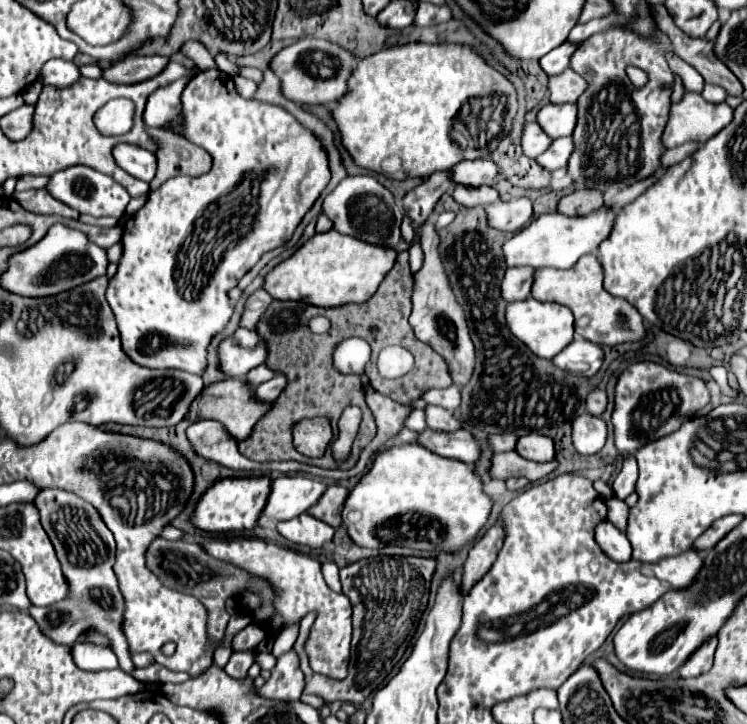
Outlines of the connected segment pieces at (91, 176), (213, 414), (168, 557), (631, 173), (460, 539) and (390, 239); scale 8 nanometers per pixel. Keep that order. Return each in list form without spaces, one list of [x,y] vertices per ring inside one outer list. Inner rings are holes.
[[[72,166],[66,170],[60,170],[56,174],[50,176],[50,182],[46,186],[50,190],[50,194],[64,202],[66,206],[78,210],[80,214],[90,214],[90,216],[114,216],[114,218],[122,218],[126,204],[130,202],[128,192],[114,182],[112,178],[88,168],[88,166]]]
[[[228,378],[228,380],[218,380],[212,382],[210,386],[206,386],[198,398],[192,402],[186,420],[190,422],[198,422],[198,420],[218,420],[220,424],[224,424],[224,428],[228,430],[228,434],[232,434],[232,438],[236,438],[238,442],[248,438],[254,424],[268,412],[270,404],[260,404],[254,402],[252,398],[252,390],[250,386],[244,382],[244,400],[242,400],[242,380],[238,378]]]
[[[166,526],[162,530],[162,538],[156,538],[146,552],[146,566],[158,576],[158,580],[166,586],[166,588],[176,588],[180,592],[190,592],[194,598],[198,598],[206,610],[208,610],[208,642],[216,644],[224,638],[224,630],[228,626],[228,612],[226,612],[226,600],[234,594],[234,590],[244,590],[250,588],[250,592],[260,594],[262,598],[266,598],[266,606],[262,606],[260,610],[252,614],[253,621],[263,624],[274,614],[274,606],[272,606],[272,588],[262,580],[256,578],[244,570],[234,570],[234,566],[226,566],[226,562],[218,562],[216,558],[210,558],[210,554],[206,554],[198,544],[188,544],[184,540],[178,540],[184,532],[174,528],[174,526]],[[168,540],[176,540],[176,542],[168,542]]]
[[[610,26],[610,30],[606,28],[578,44],[570,58],[570,68],[582,74],[588,86],[576,102],[578,122],[572,134],[574,150],[566,166],[574,186],[600,188],[602,192],[612,184],[626,188],[638,180],[650,178],[662,168],[660,160],[666,152],[662,132],[668,122],[670,86],[674,82],[674,74],[666,62],[668,50],[670,38],[658,28],[652,36],[642,36],[624,26]],[[628,66],[636,66],[650,76],[646,86],[632,86],[626,74]]]
[[[392,444],[374,456],[370,470],[350,490],[342,508],[342,526],[364,548],[408,546],[416,550],[456,552],[486,524],[490,510],[492,500],[482,492],[480,478],[464,462],[442,458],[418,444]]]
[[[348,176],[344,178],[334,192],[324,198],[322,206],[324,214],[334,222],[334,230],[358,238],[362,242],[392,248],[392,250],[406,250],[406,244],[400,238],[400,224],[402,224],[402,208],[396,206],[394,196],[374,178],[374,176]]]

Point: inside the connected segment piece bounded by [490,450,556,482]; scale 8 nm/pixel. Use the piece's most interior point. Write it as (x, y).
(507, 464)

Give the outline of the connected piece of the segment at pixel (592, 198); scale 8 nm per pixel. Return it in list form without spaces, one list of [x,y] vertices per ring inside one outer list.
[[[576,190],[558,202],[558,212],[564,216],[588,216],[602,208],[604,198],[598,190]]]

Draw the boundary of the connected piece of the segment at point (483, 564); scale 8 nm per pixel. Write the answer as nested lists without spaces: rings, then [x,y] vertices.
[[[498,518],[498,522],[490,530],[486,530],[486,534],[472,546],[462,574],[464,590],[470,590],[470,586],[474,586],[474,582],[478,582],[478,578],[486,574],[486,570],[490,570],[498,556],[498,550],[502,548],[504,536],[504,522],[502,518]]]

